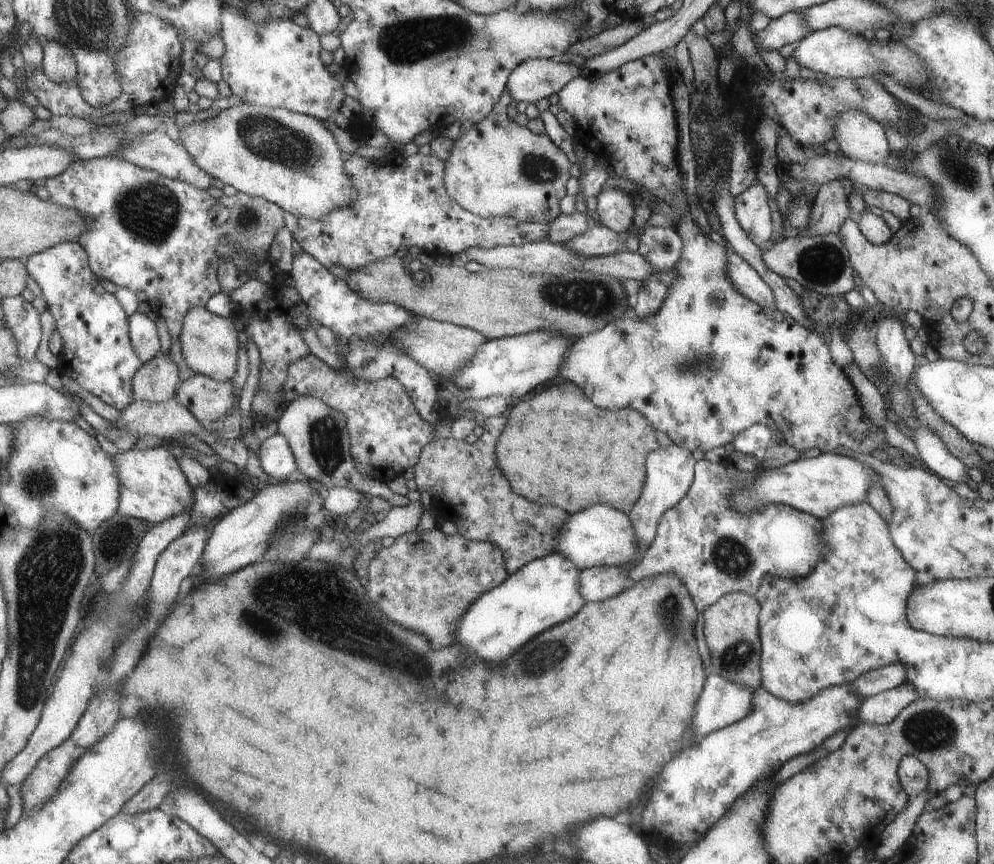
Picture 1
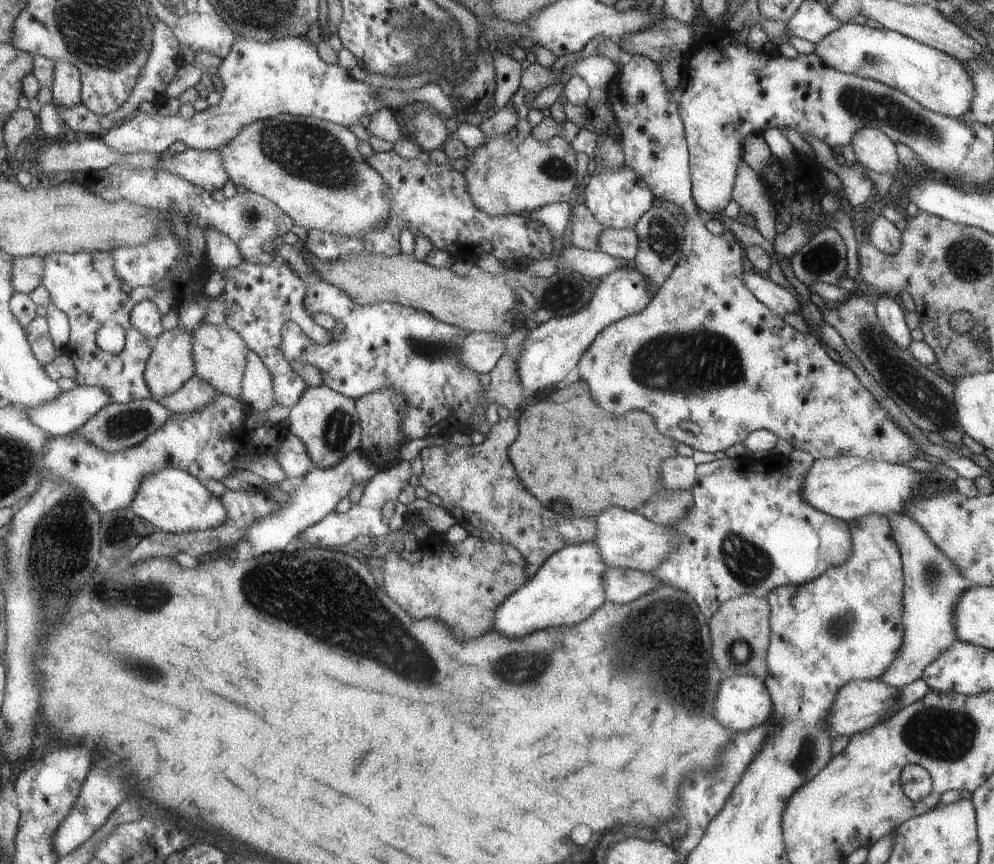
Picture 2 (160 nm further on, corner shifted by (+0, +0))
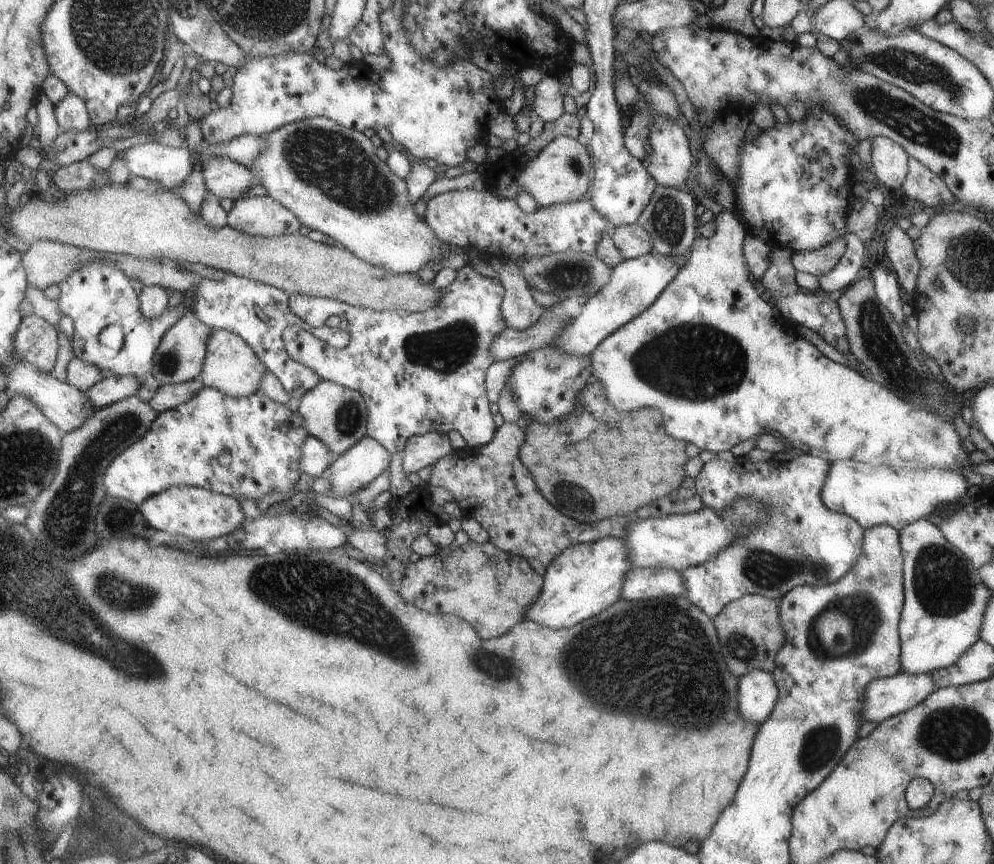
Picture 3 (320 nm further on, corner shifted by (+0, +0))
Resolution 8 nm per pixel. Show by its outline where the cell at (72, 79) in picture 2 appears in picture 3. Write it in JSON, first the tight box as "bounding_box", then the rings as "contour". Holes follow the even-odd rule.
{"bounding_box":[53,92,93,132],"contour":[[[70,92],[65,100],[53,107],[60,131],[83,132],[93,128],[87,105],[80,96]]]}

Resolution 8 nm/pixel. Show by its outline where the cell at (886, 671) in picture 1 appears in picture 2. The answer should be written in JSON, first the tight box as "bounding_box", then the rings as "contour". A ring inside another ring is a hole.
{"bounding_box":[881,514,975,689],"contour":[[[905,514],[889,515],[889,524],[892,527],[892,536],[900,549],[900,559],[903,568],[903,642],[900,650],[897,651],[896,658],[892,660],[891,666],[886,669],[881,679],[885,684],[901,689],[906,684],[921,678],[924,668],[933,663],[957,638],[954,633],[954,609],[956,603],[965,591],[975,588],[969,579],[965,578],[956,567],[956,564],[945,556],[945,553],[926,535],[924,528],[913,517]]]}

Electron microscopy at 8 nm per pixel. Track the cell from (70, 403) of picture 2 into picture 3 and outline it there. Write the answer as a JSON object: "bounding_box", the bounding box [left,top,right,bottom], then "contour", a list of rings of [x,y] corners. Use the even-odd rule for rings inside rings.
{"bounding_box":[85,376,142,410],"contour":[[[136,376],[105,377],[85,392],[98,410],[137,395],[141,385],[142,382]]]}

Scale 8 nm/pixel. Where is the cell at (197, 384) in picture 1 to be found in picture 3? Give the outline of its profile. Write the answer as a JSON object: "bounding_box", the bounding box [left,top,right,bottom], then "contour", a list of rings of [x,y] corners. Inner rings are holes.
{"bounding_box":[149,379,205,413],"contour":[[[197,379],[181,384],[160,385],[149,403],[158,413],[162,413],[191,400],[203,387],[205,387],[204,384]]]}

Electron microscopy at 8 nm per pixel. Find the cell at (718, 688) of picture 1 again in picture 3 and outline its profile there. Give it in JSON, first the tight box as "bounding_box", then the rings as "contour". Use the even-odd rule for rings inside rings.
{"bounding_box":[737,669,778,725],"contour":[[[763,669],[749,670],[739,676],[737,682],[738,715],[743,720],[760,725],[771,714],[777,700],[778,690],[772,673]]]}

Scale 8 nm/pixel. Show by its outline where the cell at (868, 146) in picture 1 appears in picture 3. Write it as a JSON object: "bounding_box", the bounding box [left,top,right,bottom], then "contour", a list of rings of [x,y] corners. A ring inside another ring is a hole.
{"bounding_box":[871,137,908,190],"contour":[[[873,137],[871,140],[871,179],[891,190],[900,188],[908,171],[908,154],[900,144],[887,137]]]}

